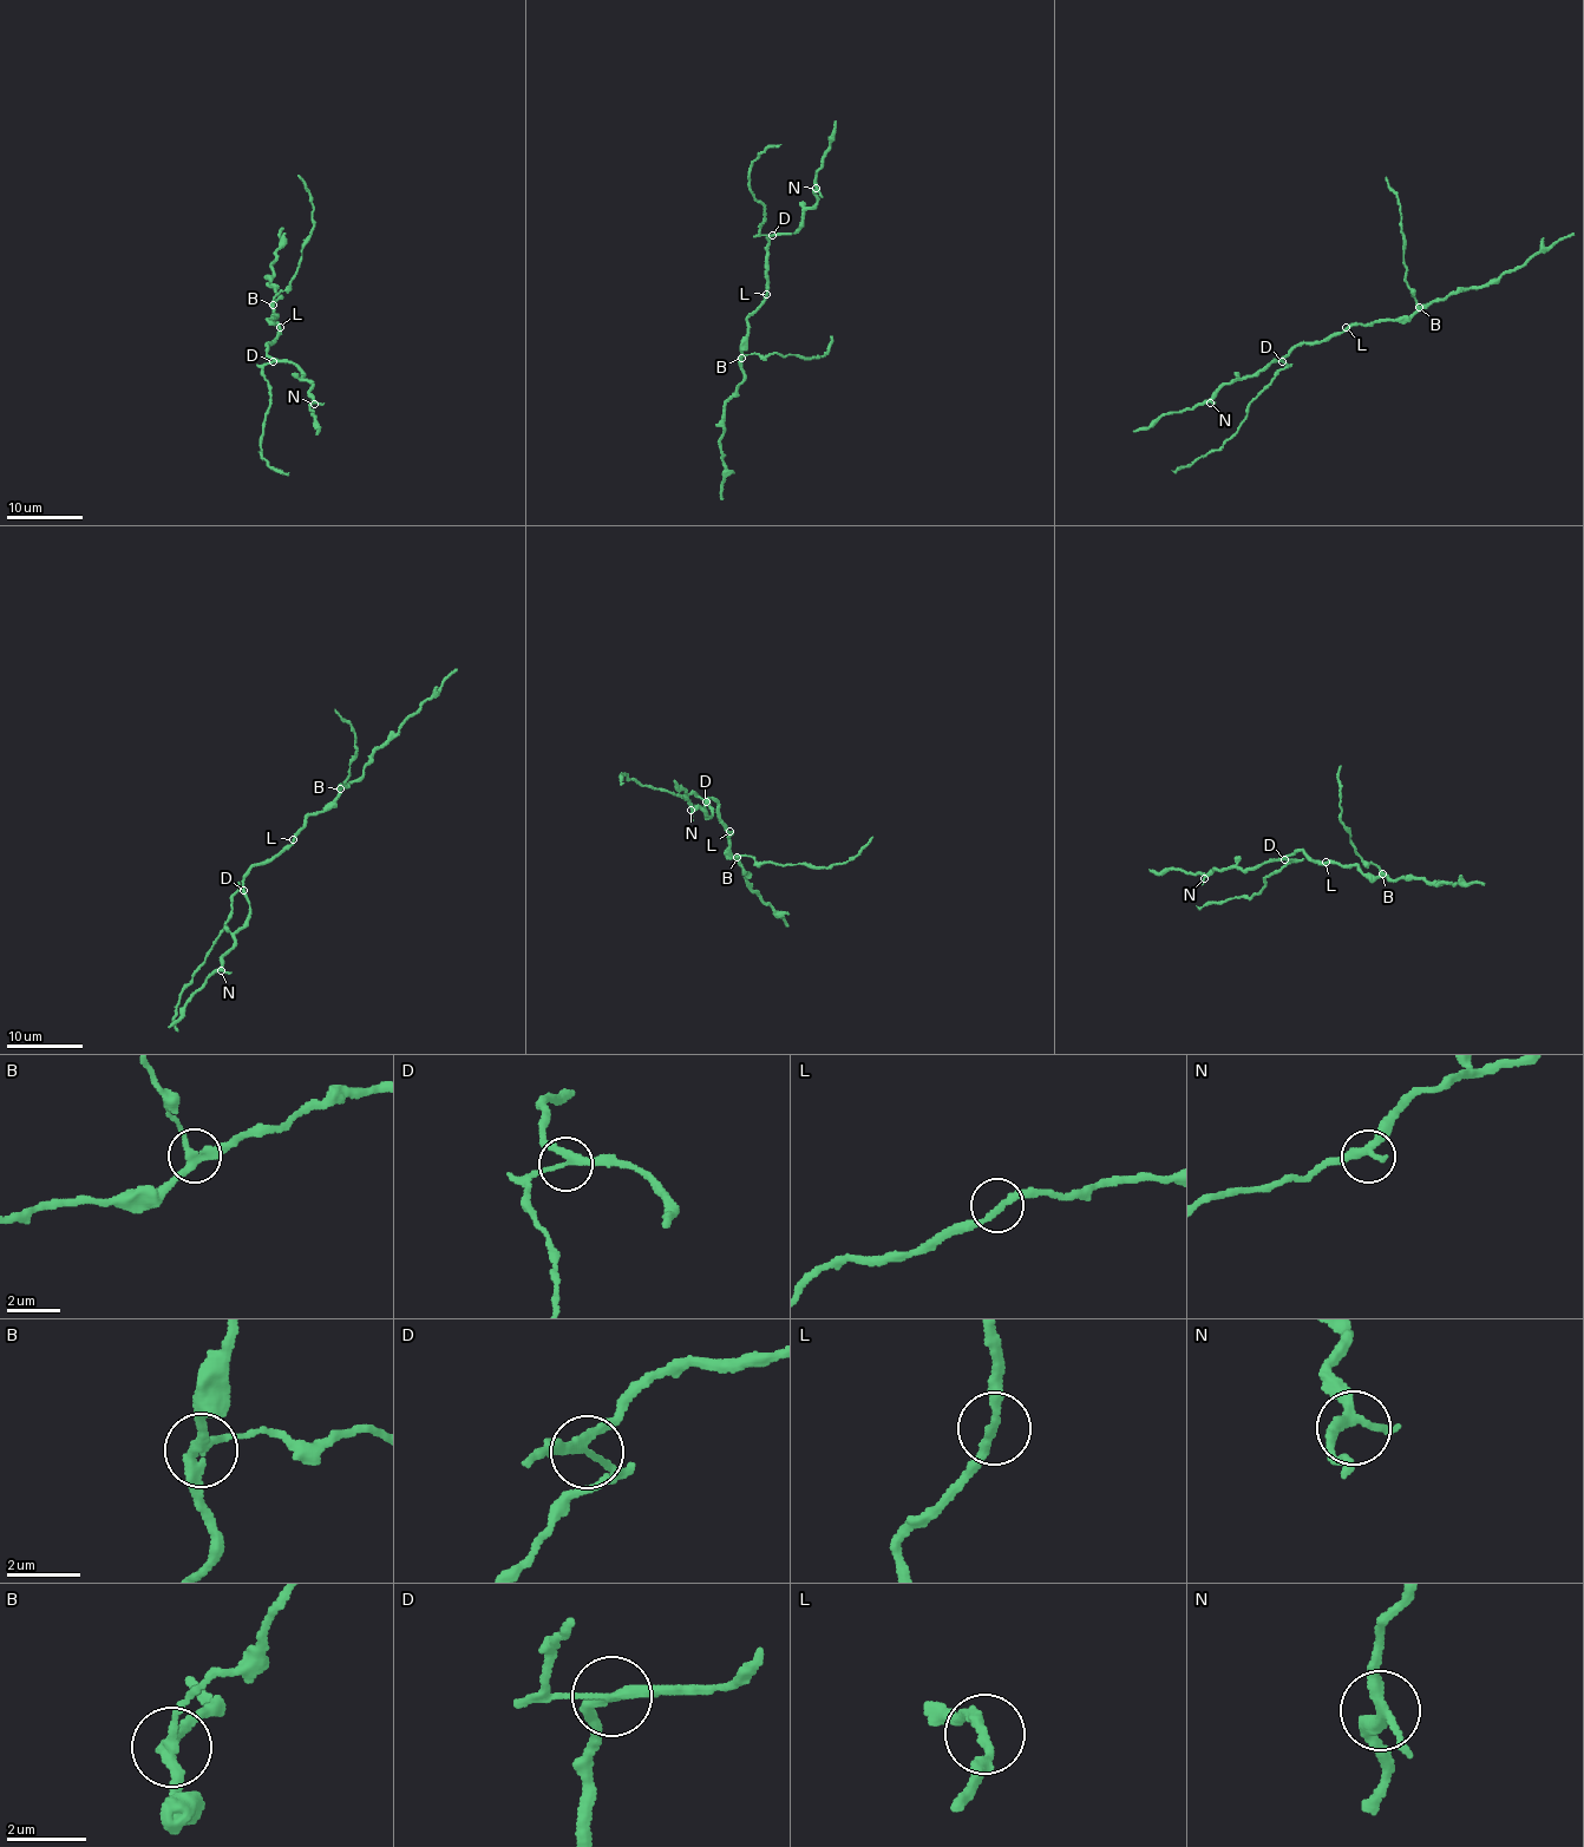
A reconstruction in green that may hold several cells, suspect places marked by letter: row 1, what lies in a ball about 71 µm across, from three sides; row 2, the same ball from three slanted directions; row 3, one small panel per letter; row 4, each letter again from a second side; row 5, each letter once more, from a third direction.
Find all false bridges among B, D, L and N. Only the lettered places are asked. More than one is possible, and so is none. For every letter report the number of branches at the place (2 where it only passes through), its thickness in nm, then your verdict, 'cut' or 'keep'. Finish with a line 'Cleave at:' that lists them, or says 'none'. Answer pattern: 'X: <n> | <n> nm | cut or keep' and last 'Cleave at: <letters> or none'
B: 3 | 280 nm | cut
D: 3 | 220 nm | cut
L: 2 | 220 nm | keep
N: 3 | 240 nm | keep
Cleave at: B, D

